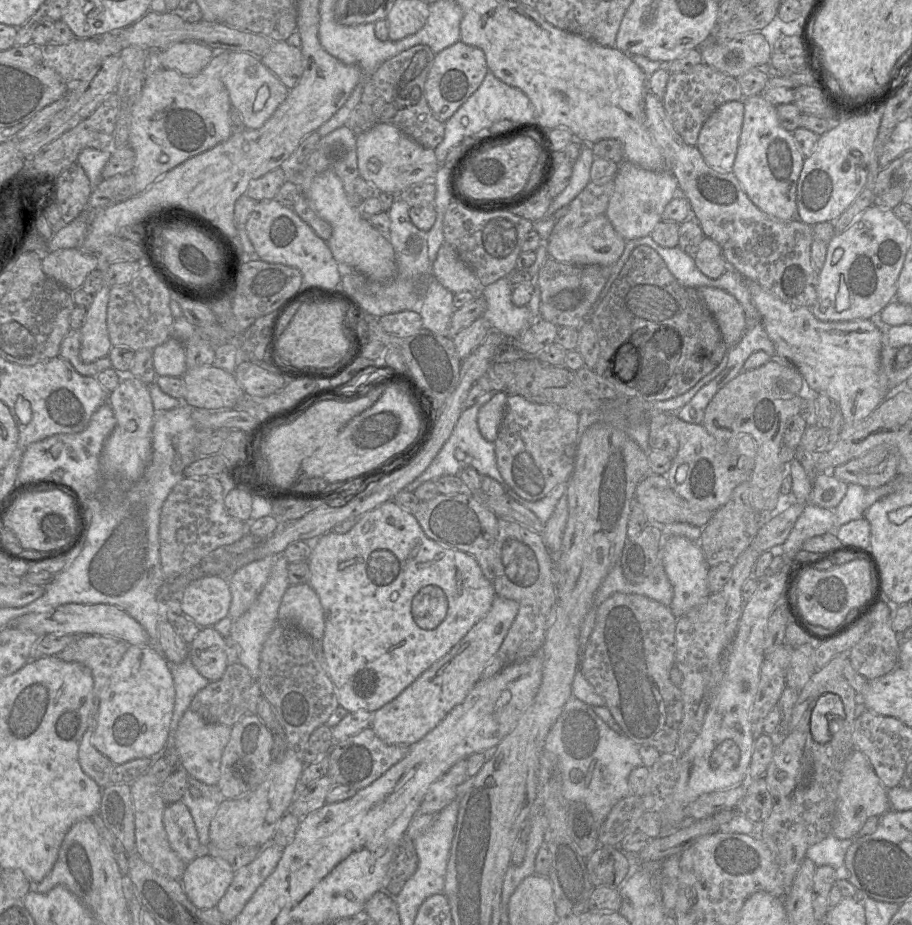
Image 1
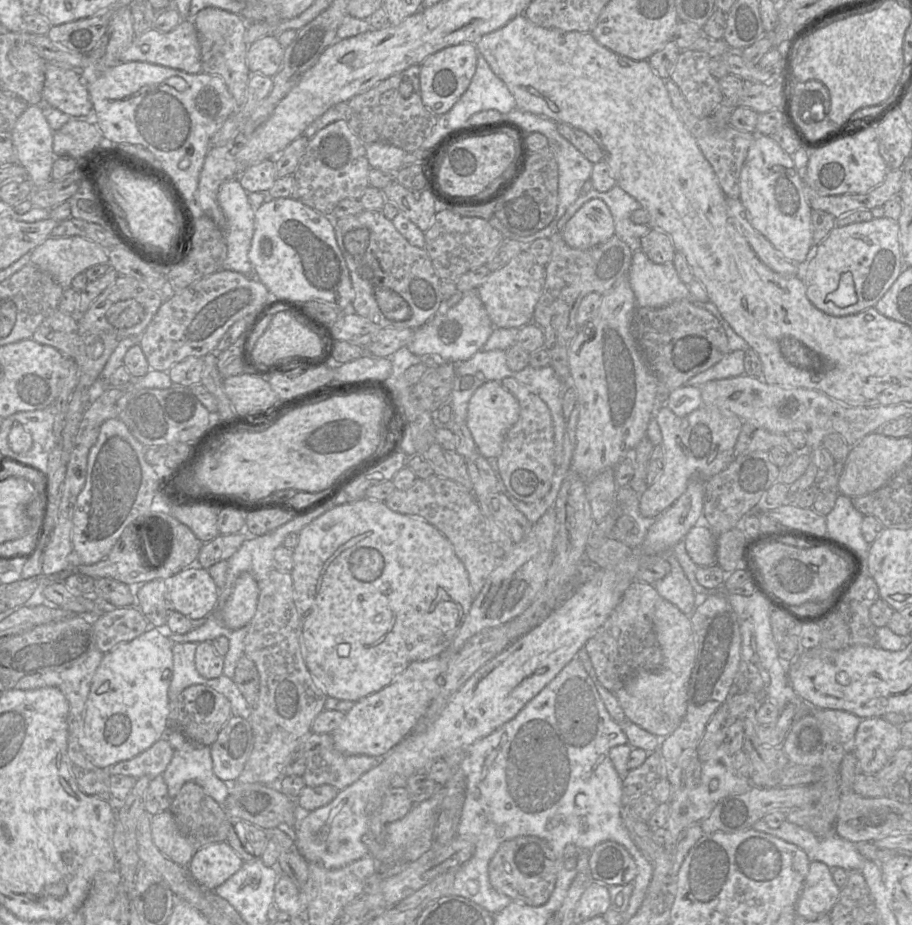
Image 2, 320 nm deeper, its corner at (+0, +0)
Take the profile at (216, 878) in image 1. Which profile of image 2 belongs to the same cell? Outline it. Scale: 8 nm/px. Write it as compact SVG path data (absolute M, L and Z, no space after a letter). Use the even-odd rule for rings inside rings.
M225 841L198 849L187 869L190 876L205 891L214 891L233 876L243 863L243 859Z

